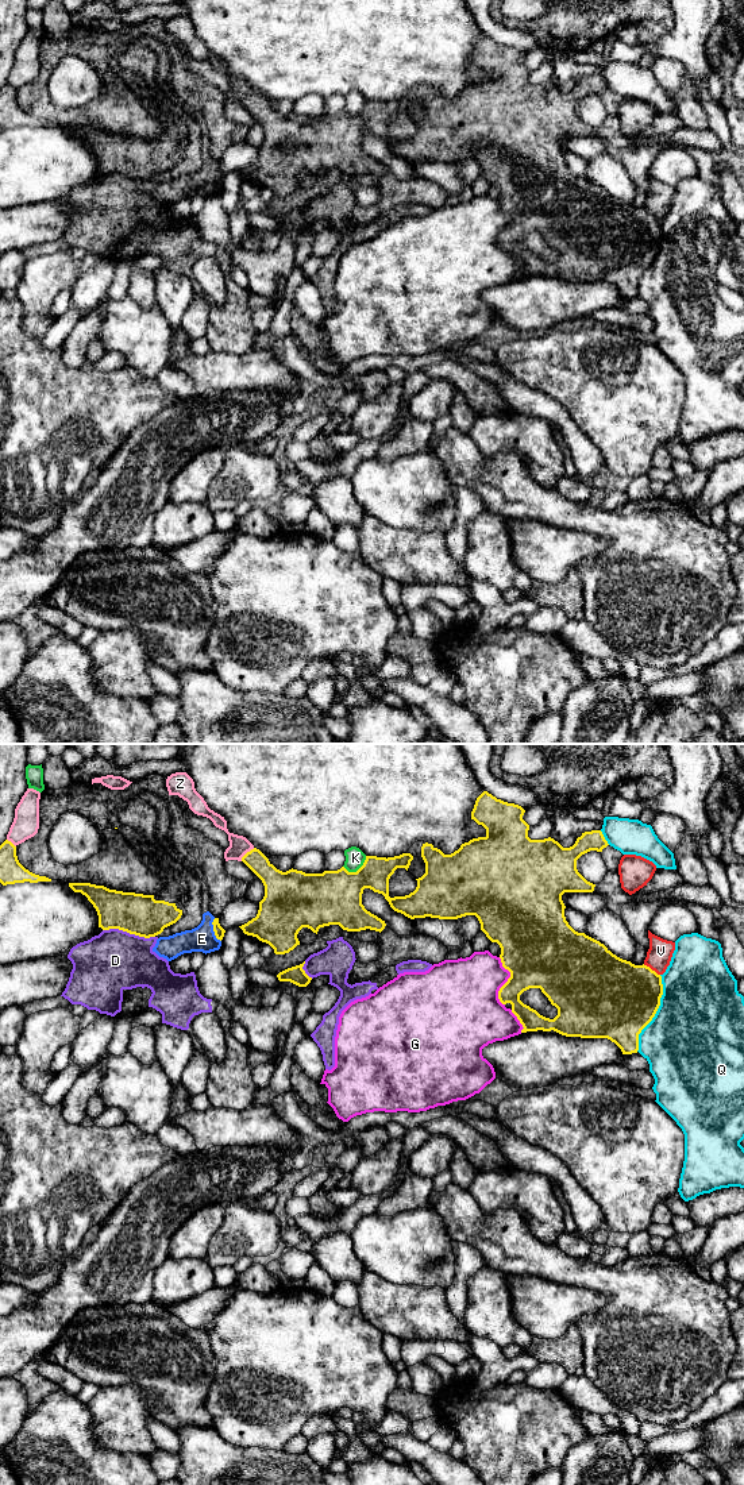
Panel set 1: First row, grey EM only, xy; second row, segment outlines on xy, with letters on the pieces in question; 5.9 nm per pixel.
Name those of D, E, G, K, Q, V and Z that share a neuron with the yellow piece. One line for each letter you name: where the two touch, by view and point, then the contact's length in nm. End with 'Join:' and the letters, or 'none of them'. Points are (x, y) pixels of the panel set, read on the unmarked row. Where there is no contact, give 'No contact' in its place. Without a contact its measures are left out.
E: Touches yellow at xy (214, 174). Shared border 150 nm
Join: E

